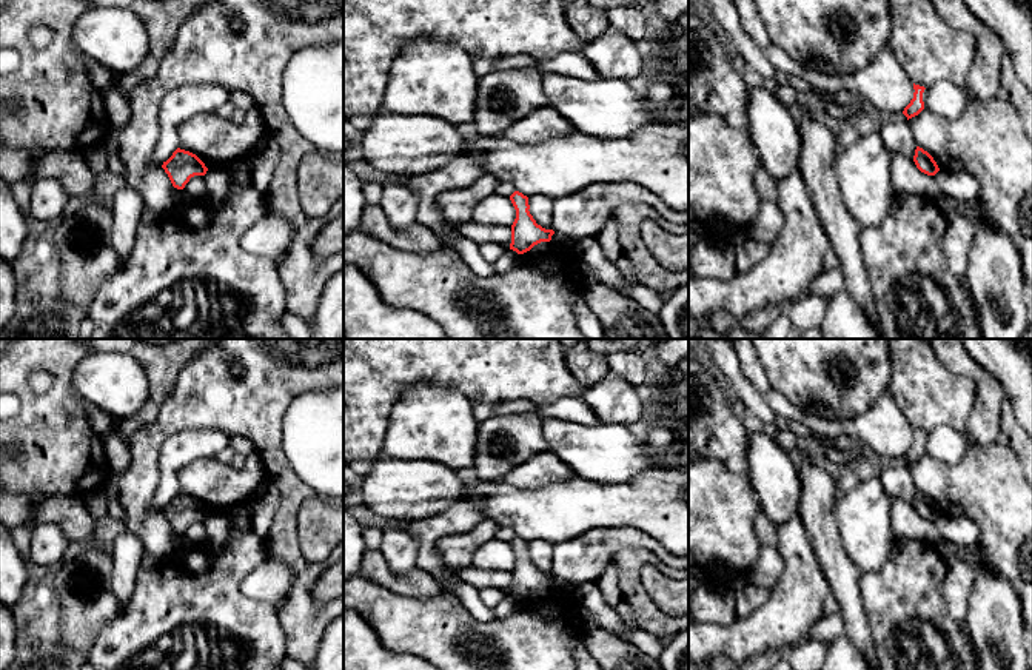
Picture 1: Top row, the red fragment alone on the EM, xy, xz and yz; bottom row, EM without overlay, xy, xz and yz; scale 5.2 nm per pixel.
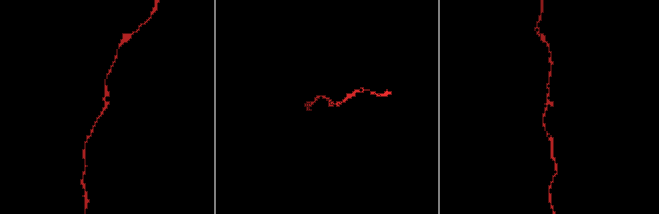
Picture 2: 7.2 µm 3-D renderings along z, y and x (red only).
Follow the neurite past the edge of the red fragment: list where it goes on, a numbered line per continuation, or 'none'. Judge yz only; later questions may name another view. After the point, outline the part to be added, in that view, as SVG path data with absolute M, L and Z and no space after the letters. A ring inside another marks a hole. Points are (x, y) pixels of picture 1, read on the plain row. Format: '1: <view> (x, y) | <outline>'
none

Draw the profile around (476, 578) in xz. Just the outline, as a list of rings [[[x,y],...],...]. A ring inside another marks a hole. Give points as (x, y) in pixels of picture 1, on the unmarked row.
[[[471,565],[459,570],[456,576],[467,582],[468,585],[481,590],[481,588],[498,588],[502,590],[505,595],[510,593],[511,588],[511,573],[510,571],[484,571],[479,568],[474,568]]]

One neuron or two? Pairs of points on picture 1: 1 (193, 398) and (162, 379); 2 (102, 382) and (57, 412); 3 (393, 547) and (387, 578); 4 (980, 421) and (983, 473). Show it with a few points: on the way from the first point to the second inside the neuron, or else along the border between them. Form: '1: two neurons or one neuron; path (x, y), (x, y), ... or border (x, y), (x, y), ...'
1: two neurons; border (194, 356), (180, 370), (171, 393), (154, 418)
2: two neurons; border (88, 355), (74, 370), (73, 387)
3: two neurons; border (378, 550), (396, 575), (404, 575), (416, 566)
4: two neurons; border (997, 439), (980, 444)

